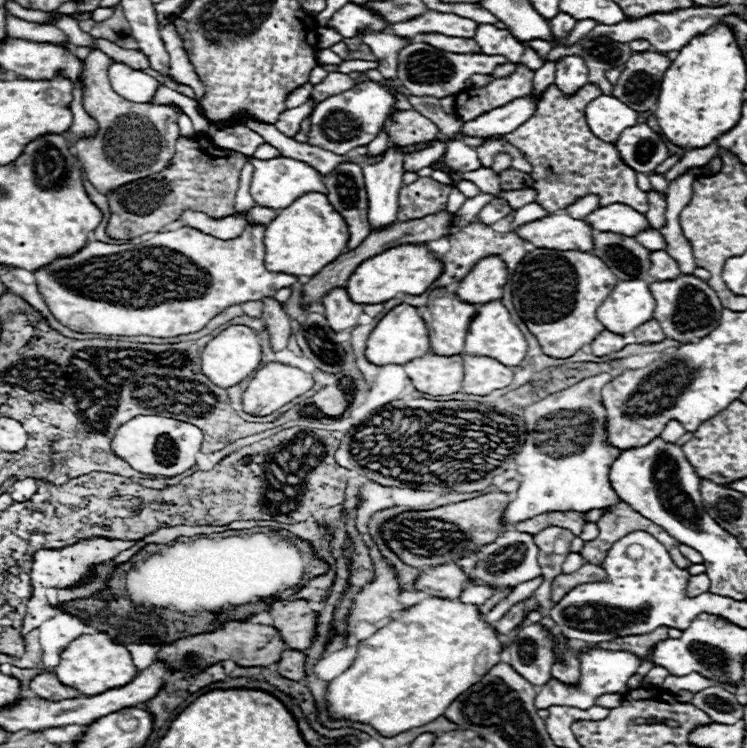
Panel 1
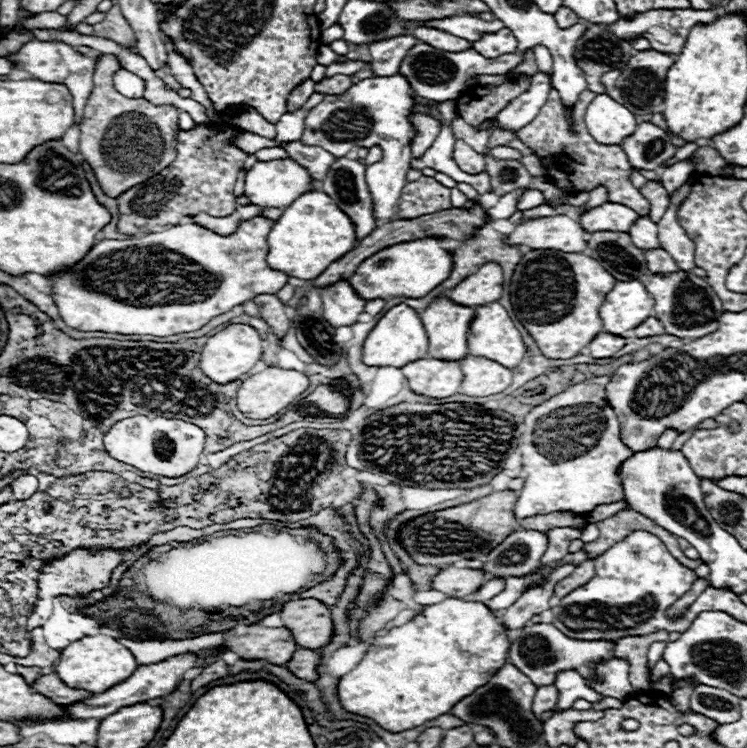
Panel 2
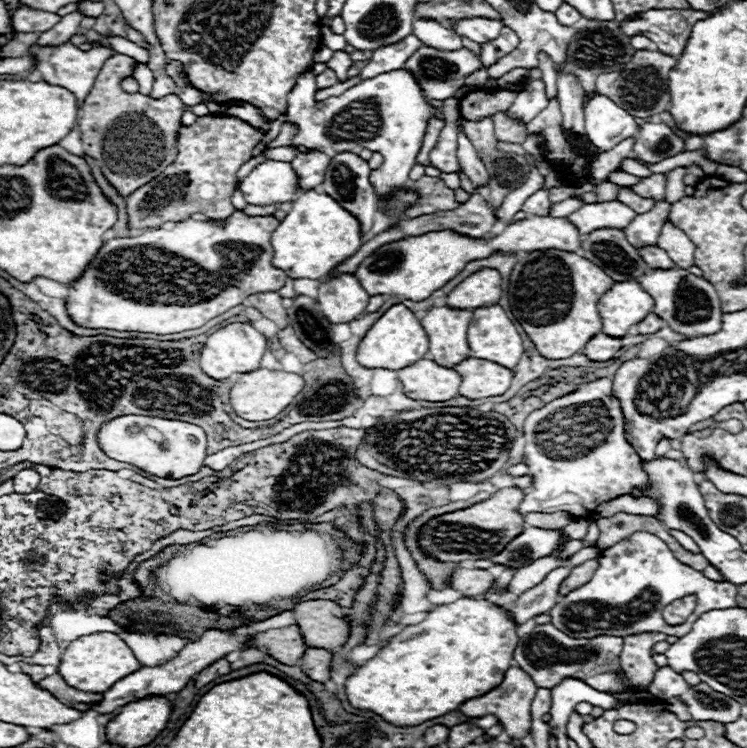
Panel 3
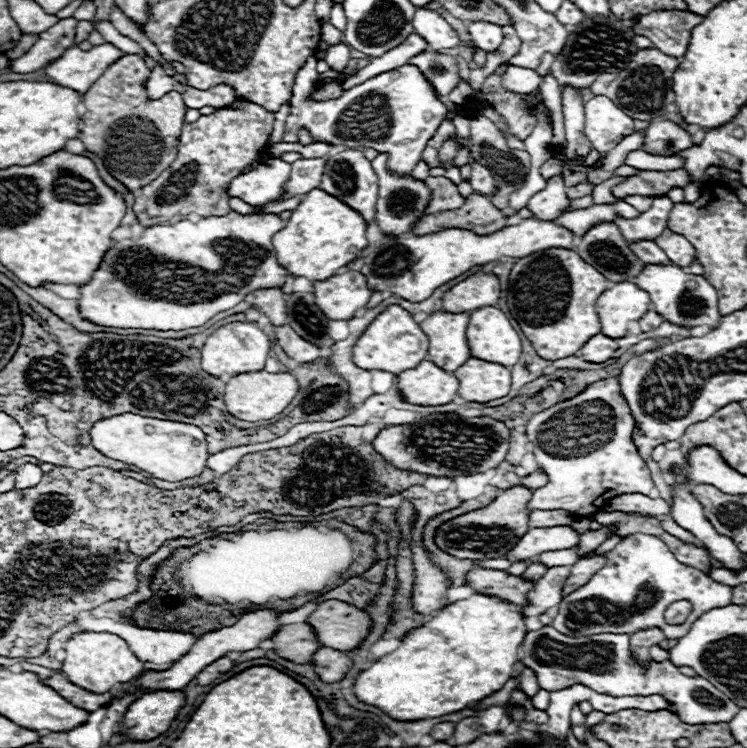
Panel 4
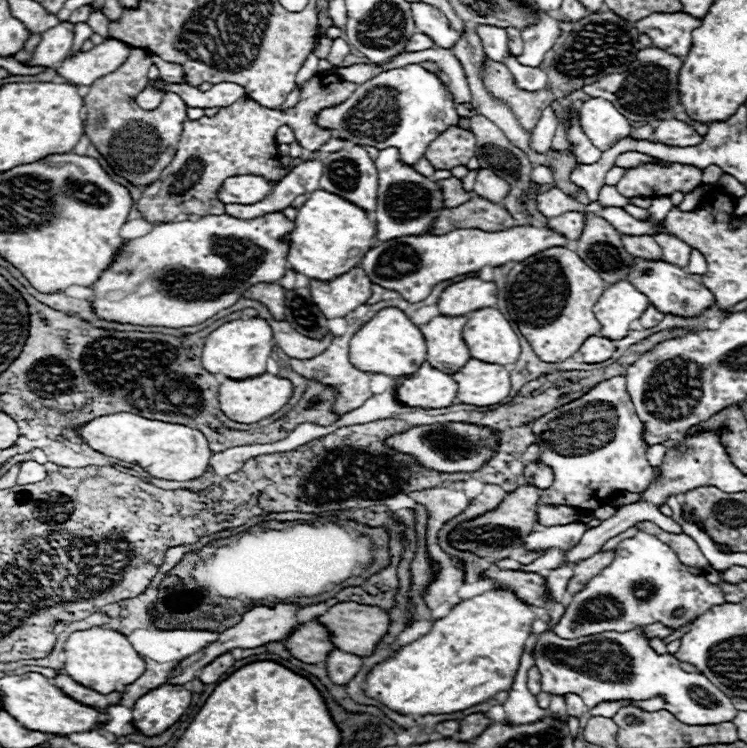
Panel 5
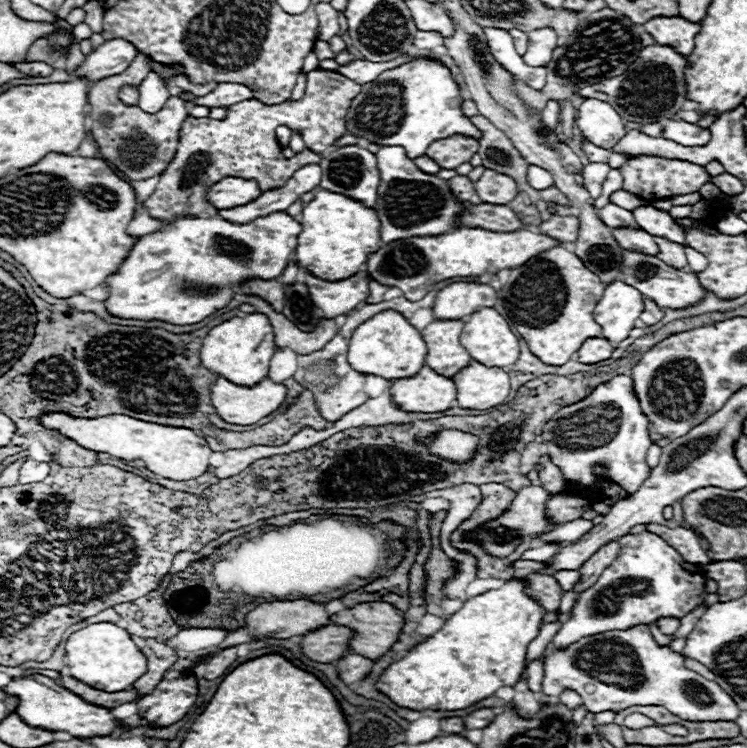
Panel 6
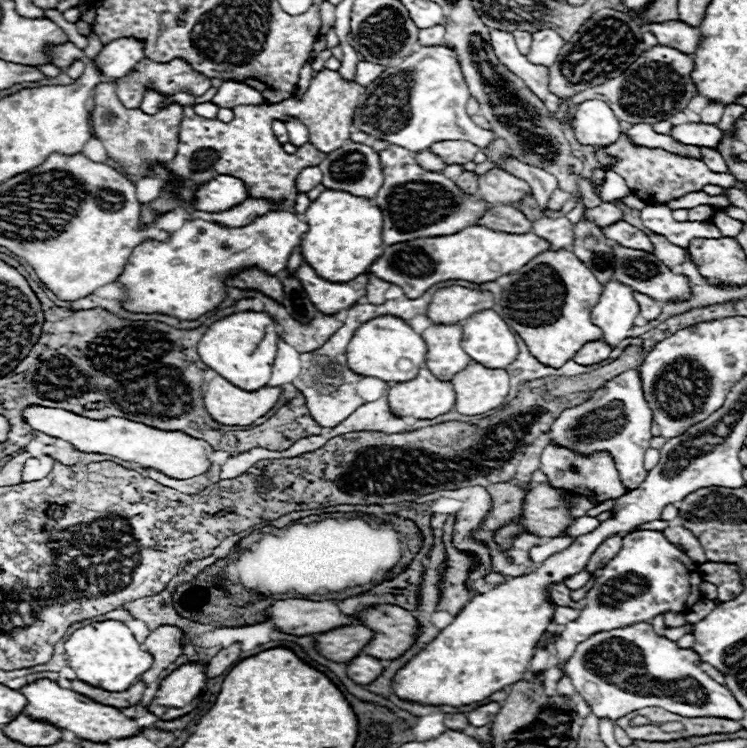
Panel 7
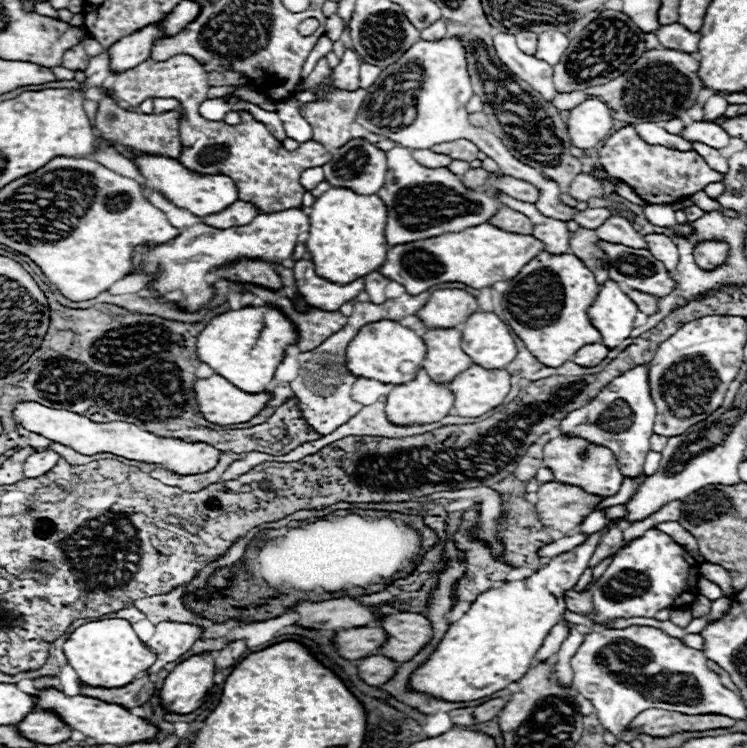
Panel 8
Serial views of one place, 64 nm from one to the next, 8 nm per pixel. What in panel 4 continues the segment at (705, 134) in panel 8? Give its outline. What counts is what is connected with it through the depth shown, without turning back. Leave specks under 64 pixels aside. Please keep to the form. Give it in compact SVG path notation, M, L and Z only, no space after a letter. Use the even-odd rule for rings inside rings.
M658 120L646 128L646 138L640 150L666 156L678 150L686 150L690 146L692 146L692 138L682 126L670 120Z

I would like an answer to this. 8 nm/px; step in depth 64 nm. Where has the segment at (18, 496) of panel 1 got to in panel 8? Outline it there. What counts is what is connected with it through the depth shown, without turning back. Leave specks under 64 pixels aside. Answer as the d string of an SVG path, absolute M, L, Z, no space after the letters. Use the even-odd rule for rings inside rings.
M42 450L42 452L30 454L24 464L24 478L42 476L44 472L52 470L58 464L58 460L60 460L60 456L54 450Z

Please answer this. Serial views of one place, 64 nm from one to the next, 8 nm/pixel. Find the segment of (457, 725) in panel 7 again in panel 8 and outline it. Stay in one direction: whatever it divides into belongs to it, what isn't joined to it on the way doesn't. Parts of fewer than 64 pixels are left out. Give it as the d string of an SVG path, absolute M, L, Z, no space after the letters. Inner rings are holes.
M458 708L458 710L452 710L448 714L456 724L462 724L462 726L472 726L474 724L474 716L470 714L468 708Z

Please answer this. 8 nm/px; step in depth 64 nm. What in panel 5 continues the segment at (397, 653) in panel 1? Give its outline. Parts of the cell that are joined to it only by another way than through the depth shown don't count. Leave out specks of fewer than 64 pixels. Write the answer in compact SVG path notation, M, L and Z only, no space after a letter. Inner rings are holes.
M488 590L470 600L460 602L448 616L438 618L430 634L400 648L396 658L378 664L366 682L366 694L382 700L388 708L400 714L450 714L486 702L500 690L510 690L520 666L524 646L532 634L532 606L518 600L510 590Z

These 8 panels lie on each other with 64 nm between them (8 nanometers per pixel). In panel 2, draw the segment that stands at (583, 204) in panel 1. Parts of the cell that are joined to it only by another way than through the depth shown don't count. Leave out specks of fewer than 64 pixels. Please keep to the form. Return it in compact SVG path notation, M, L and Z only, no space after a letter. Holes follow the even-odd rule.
M598 186L598 188L594 188L594 190L590 192L590 200L588 200L588 204L586 204L586 206L580 206L576 212L582 212L584 208L600 206L600 204L604 204L604 202L608 202L608 190L606 190L604 186ZM590 202L592 202L592 204L590 204Z

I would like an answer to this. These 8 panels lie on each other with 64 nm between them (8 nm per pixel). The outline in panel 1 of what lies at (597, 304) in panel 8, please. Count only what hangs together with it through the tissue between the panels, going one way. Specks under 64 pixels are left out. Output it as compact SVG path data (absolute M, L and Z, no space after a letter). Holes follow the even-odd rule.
M636 278L618 282L596 314L606 330L614 334L626 334L648 322L654 314L654 306L656 304L648 282Z

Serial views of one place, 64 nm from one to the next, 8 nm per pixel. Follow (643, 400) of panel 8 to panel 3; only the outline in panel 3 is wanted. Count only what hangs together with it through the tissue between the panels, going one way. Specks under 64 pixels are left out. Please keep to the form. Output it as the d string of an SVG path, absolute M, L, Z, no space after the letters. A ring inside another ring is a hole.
M600 378L582 384L576 392L556 398L544 408L532 412L524 422L524 440L530 466L528 474L534 476L534 484L526 490L526 498L520 504L522 514L568 512L572 516L588 516L602 502L608 502L622 494L630 494L634 488L644 488L648 484L648 474L642 468L642 460L634 452L632 444L626 440L624 412L620 408L620 402L612 394L612 378Z

